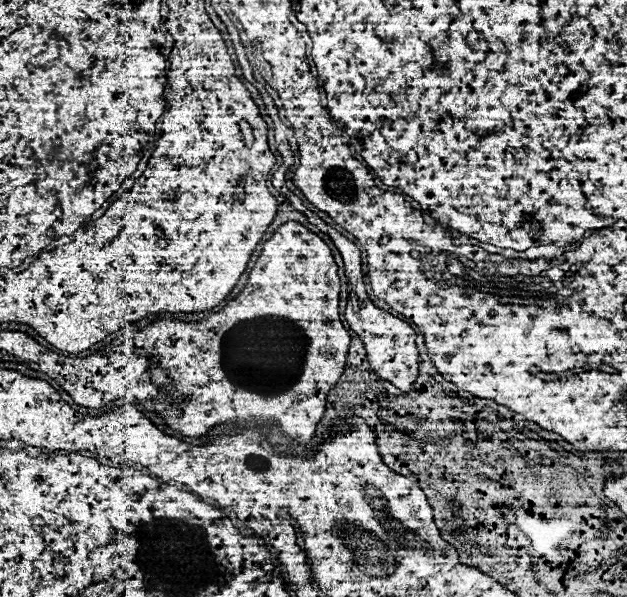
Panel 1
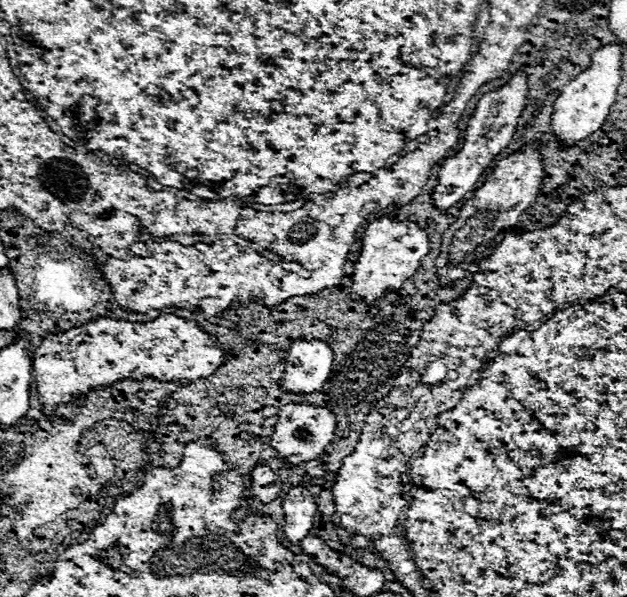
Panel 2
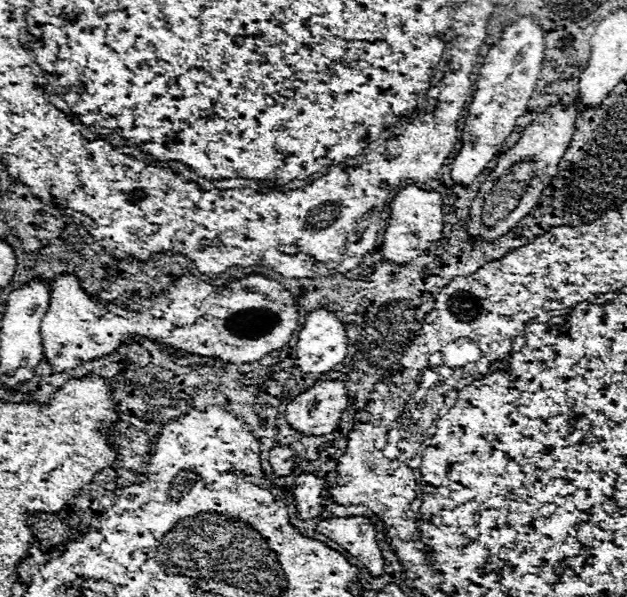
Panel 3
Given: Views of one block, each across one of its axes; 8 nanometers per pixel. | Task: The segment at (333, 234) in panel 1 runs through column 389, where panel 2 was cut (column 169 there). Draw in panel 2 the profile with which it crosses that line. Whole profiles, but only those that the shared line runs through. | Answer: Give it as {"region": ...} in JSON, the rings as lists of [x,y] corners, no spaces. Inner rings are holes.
{"region":[[[162,312],[150,322],[126,322],[98,316],[66,332],[46,334],[34,350],[34,376],[44,414],[52,416],[58,404],[70,402],[90,388],[108,386],[124,378],[156,376],[160,382],[196,380],[216,372],[226,360],[226,350],[216,344],[196,320]]]}

